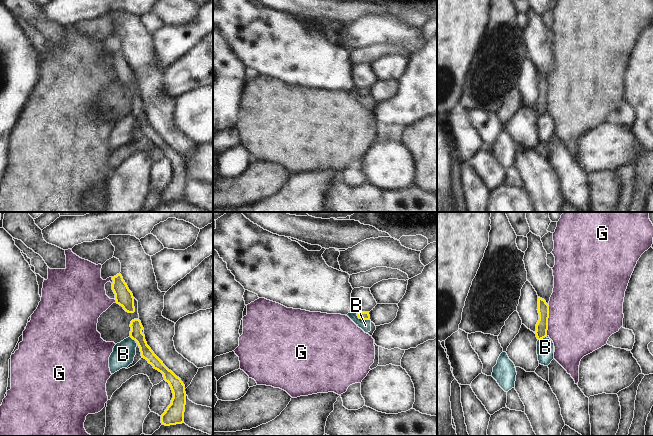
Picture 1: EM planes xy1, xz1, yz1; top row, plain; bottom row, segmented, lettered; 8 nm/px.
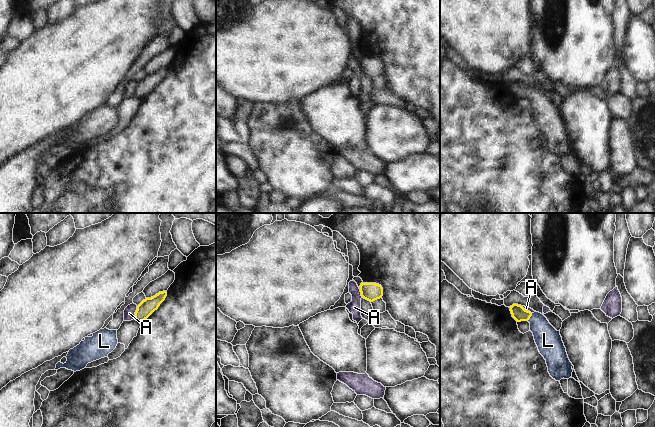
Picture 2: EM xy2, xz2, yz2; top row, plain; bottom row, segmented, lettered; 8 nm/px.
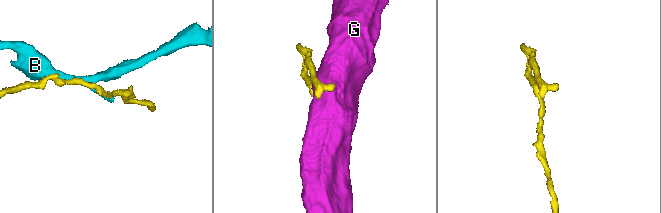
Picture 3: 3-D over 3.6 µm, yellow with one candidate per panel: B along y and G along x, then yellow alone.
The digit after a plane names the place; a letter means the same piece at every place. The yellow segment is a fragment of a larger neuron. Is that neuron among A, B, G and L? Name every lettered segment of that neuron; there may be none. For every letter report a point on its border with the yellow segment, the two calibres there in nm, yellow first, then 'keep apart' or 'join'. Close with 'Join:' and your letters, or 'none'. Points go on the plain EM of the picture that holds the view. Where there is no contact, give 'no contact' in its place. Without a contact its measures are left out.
A: xy2 (135, 88) | 120/100 nm | keep apart
B: xz1 (362, 95) | 60/90 nm | keep apart
G: yz1 (547, 96) | 100/480 nm | keep apart
L: yz2 (530, 92) | 110/200 nm | join
Join: L

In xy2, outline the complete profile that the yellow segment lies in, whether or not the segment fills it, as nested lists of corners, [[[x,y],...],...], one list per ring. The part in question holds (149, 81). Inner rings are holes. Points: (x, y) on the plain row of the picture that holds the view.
[[[159,68],[151,74],[146,74],[138,82],[135,88],[135,96],[142,99],[147,95],[155,86],[158,85],[160,80],[165,76],[167,68]]]

